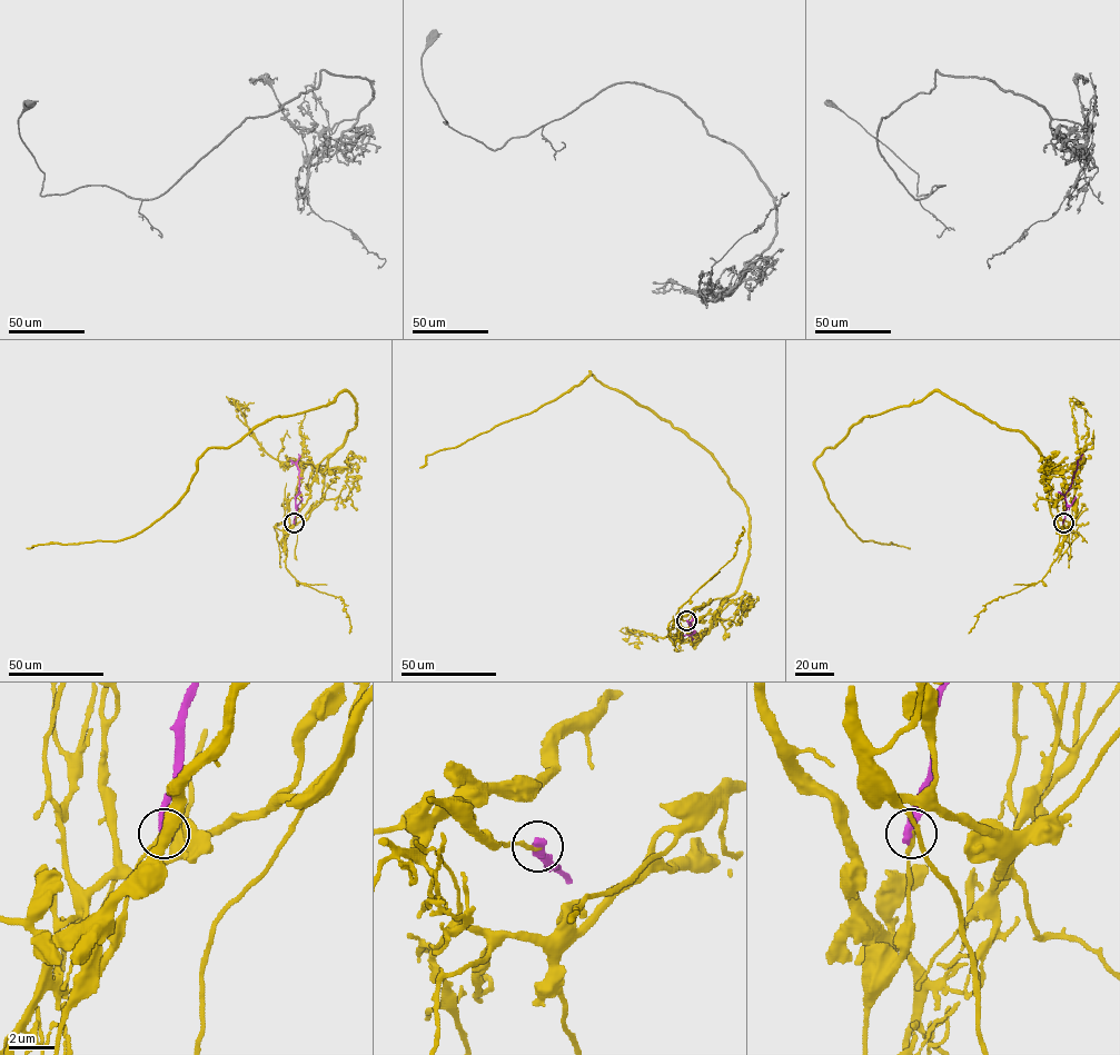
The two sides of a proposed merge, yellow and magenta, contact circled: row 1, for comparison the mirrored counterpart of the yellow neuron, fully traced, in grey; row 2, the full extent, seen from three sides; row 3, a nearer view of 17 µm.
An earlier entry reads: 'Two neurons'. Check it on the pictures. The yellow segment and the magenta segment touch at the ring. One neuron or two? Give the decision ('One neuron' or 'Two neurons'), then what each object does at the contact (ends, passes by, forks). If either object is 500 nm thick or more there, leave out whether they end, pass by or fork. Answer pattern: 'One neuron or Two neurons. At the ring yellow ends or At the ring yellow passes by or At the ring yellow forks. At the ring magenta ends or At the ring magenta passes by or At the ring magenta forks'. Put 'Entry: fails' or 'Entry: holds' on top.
Entry: holds
Two neurons

